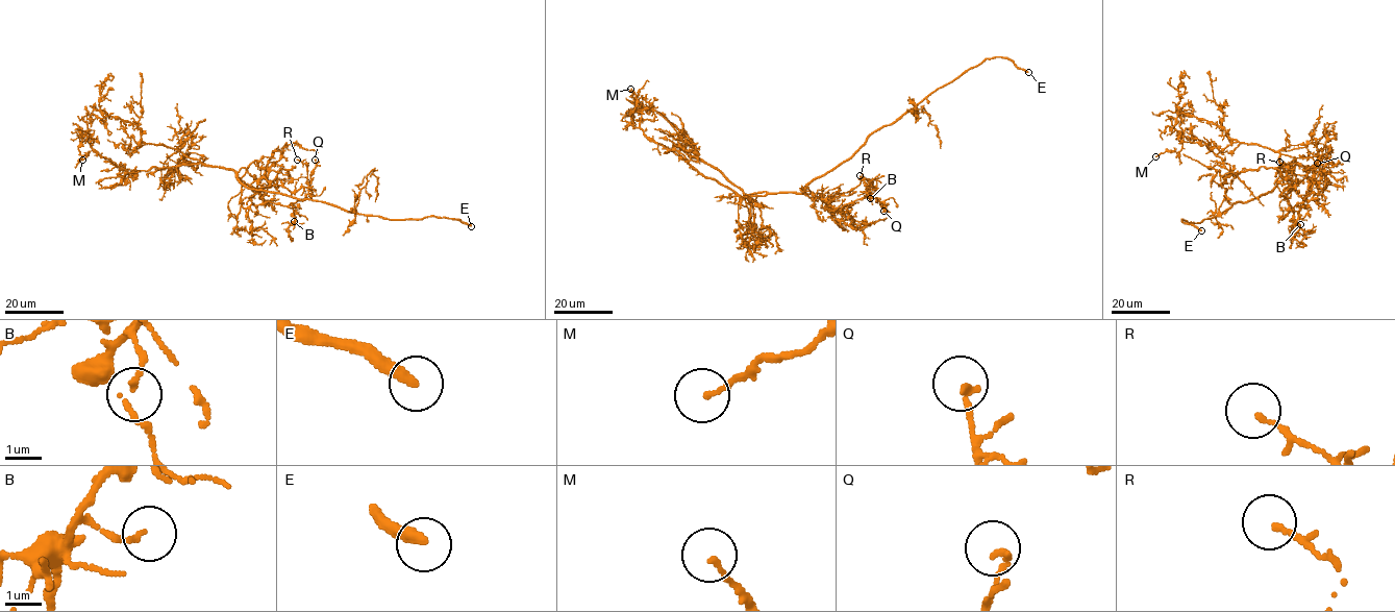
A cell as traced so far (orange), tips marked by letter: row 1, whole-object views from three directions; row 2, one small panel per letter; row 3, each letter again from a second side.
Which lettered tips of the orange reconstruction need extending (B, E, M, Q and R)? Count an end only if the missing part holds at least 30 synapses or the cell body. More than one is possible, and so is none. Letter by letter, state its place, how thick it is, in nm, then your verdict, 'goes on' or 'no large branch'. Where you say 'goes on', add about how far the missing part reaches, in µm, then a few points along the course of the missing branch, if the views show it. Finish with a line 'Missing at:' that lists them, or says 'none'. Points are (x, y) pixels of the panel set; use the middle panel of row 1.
B: (870, 198) | 130 nm | no large branch
E: (1028, 72) | 340 nm | goes on | 20 µm | (1028, 72), (1074, 87)
M: (630, 89) | 130 nm | no large branch
Q: (883, 211) | 160 nm | no large branch
R: (860, 175) | 120 nm | no large branch
Missing at: E

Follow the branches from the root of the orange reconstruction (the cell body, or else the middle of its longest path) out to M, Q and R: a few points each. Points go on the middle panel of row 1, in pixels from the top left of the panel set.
M: (808, 185), (802, 193), (737, 195), (633, 127), (629, 116), (637, 98), (630, 89)
Q: (808, 185), (812, 193), (828, 203), (825, 209), (840, 209), (873, 194), (881, 207), (886, 206), (883, 211)
R: (808, 185), (812, 193), (826, 201), (866, 178), (876, 181), (876, 192), (860, 175)

